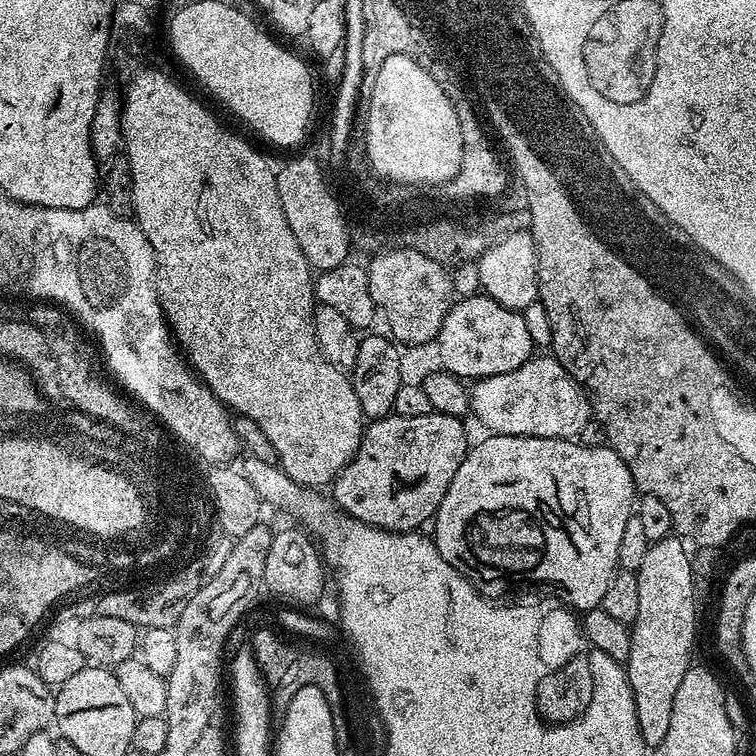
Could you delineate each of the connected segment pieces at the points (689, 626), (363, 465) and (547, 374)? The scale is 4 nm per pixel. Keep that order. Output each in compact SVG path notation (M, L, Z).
M675 535L651 541L636 573L638 616L630 625L632 641L626 671L638 714L638 730L648 750L657 748L662 738L666 738L670 713L674 710L674 694L678 694L678 685L693 663L692 643L696 640L698 615L694 610L692 584L686 576L694 570L694 560L684 547L685 541Z
M437 411L422 414L418 418L402 418L393 414L371 421L365 427L355 458L332 481L331 499L347 516L387 532L423 529L423 524L435 517L442 498L446 498L446 490L450 490L450 482L454 482L454 474L458 474L458 466L462 466L468 453L470 439L464 433L463 423L465 421L459 416Z
M551 354L533 355L518 370L477 380L470 388L471 415L497 436L533 436L571 440L590 423L590 405L583 388Z

